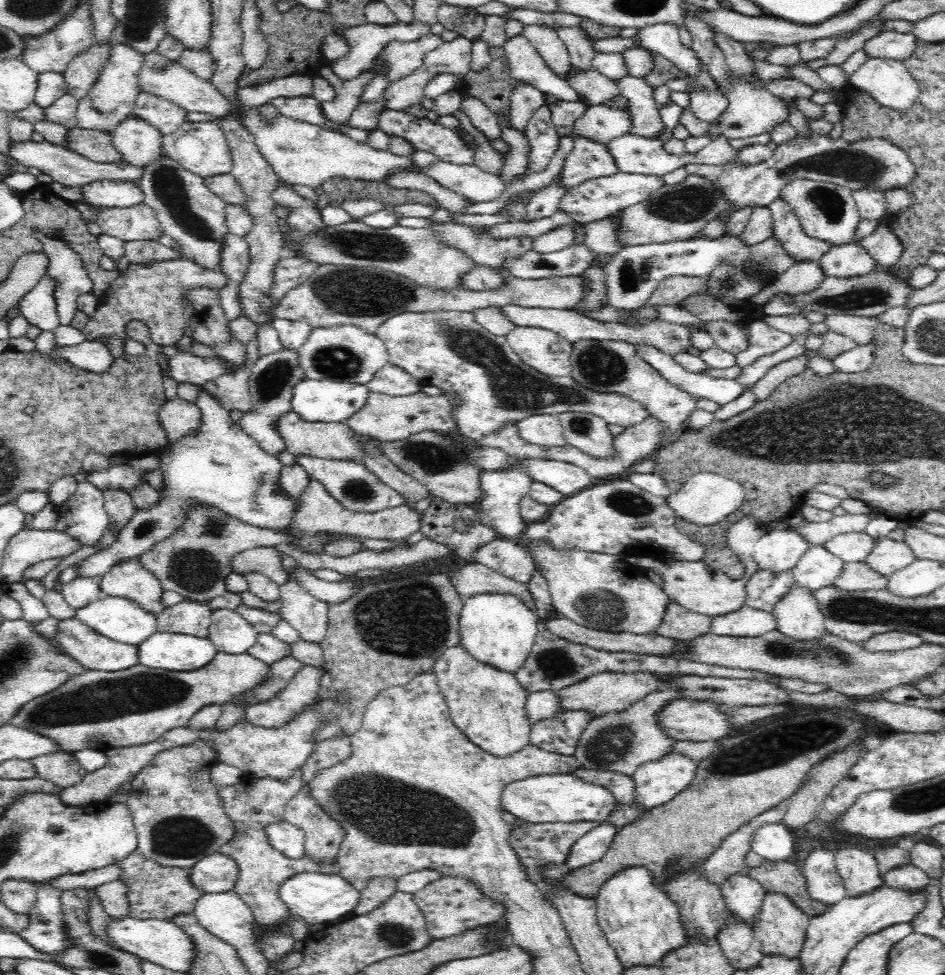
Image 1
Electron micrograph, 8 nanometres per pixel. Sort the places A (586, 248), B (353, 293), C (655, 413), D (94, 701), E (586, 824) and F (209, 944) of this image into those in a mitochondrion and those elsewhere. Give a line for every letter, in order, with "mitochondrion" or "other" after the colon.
A: other
B: mitochondrion
C: other
D: mitochondrion
E: other
F: other

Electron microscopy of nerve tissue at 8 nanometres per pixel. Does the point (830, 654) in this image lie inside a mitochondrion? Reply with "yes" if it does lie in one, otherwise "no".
yes

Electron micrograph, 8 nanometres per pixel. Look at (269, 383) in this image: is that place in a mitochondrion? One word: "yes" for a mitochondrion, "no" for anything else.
yes

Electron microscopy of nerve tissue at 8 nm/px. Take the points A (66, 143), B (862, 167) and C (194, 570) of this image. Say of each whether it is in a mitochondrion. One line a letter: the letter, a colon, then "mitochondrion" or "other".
A: other
B: mitochondrion
C: mitochondrion

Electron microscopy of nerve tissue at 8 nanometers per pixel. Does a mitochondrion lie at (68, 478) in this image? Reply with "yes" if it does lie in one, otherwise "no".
no

